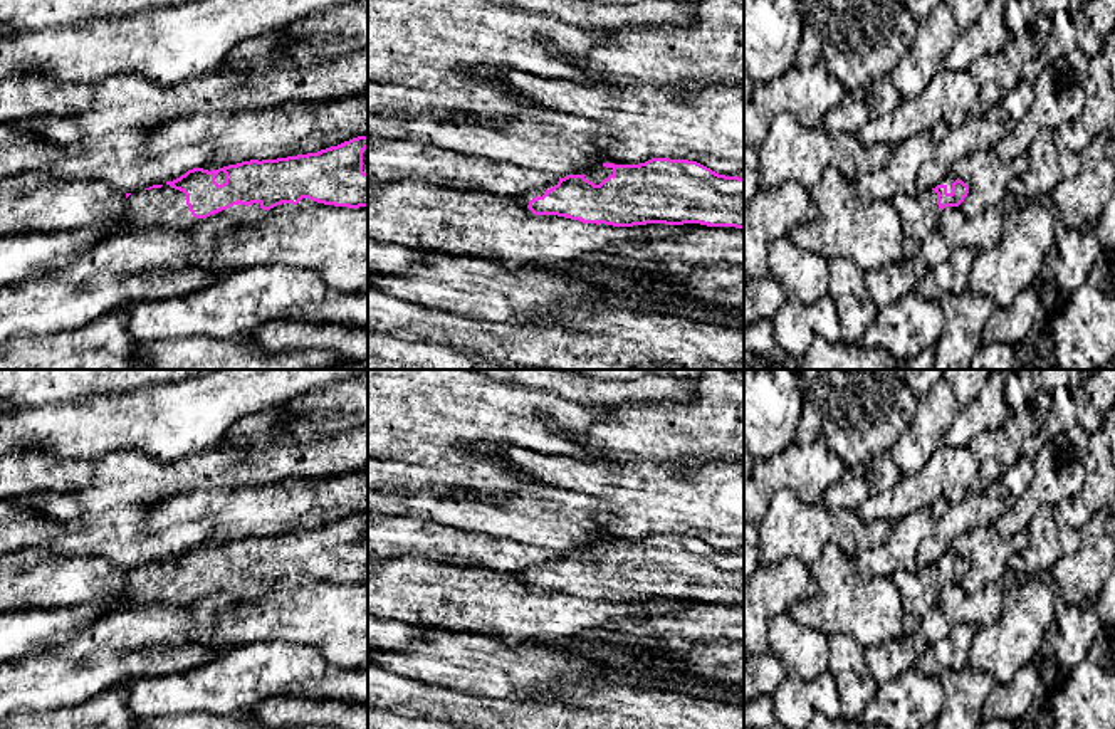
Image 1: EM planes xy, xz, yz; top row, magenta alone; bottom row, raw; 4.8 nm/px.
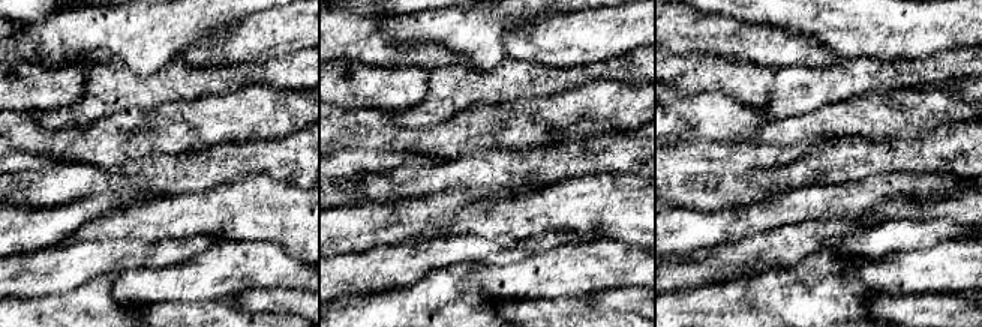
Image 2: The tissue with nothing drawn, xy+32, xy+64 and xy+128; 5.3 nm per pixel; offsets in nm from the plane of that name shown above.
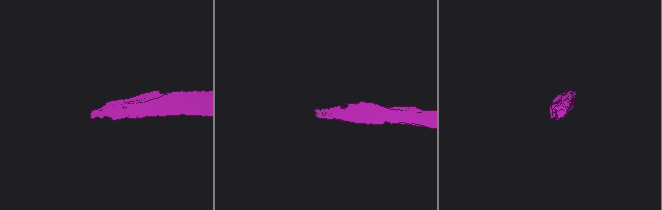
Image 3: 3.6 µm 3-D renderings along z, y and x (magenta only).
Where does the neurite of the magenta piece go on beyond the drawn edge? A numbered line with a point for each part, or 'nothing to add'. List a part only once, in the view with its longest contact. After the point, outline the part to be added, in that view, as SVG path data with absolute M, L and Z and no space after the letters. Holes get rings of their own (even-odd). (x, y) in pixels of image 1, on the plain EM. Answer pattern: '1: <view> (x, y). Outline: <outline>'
1: xy (59, 582). Outline: M50 556L0 573L0 611L67 610L106 598L119 598L128 608L183 608L203 600L240 605L262 593L260 580L238 580L207 595L195 595L188 586L186 571L166 559L128 573L99 556Z

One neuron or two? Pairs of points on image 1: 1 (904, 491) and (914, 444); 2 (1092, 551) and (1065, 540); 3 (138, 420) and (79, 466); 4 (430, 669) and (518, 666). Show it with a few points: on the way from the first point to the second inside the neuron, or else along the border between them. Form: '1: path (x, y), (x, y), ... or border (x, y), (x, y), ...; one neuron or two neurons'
1: border (937, 449), (916, 474), (902, 476); two neurons
2: border (1078, 529), (1078, 545), (1063, 553), (1050, 570); two neurons
3: border (52, 454), (96, 457); two neurons
4: path (452, 666), (496, 666); one neuron

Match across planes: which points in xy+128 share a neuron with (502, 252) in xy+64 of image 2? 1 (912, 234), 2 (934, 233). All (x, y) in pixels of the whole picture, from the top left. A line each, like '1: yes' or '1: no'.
1: yes
2: yes

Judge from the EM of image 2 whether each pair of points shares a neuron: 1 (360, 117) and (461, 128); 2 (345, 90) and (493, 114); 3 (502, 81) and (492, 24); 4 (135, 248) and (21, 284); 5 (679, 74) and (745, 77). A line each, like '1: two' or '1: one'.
1: one
2: two
3: two
4: one
5: one

